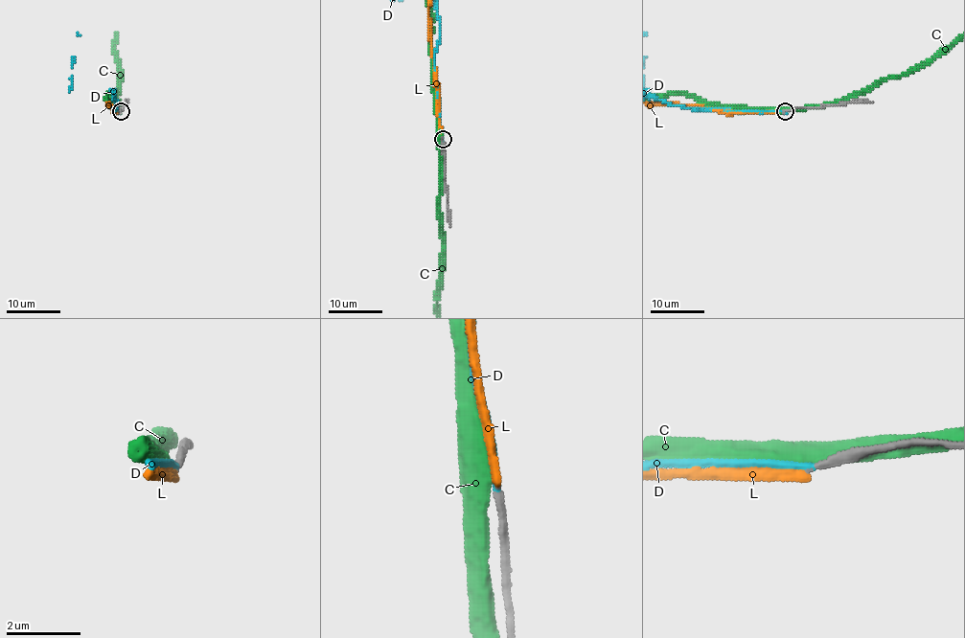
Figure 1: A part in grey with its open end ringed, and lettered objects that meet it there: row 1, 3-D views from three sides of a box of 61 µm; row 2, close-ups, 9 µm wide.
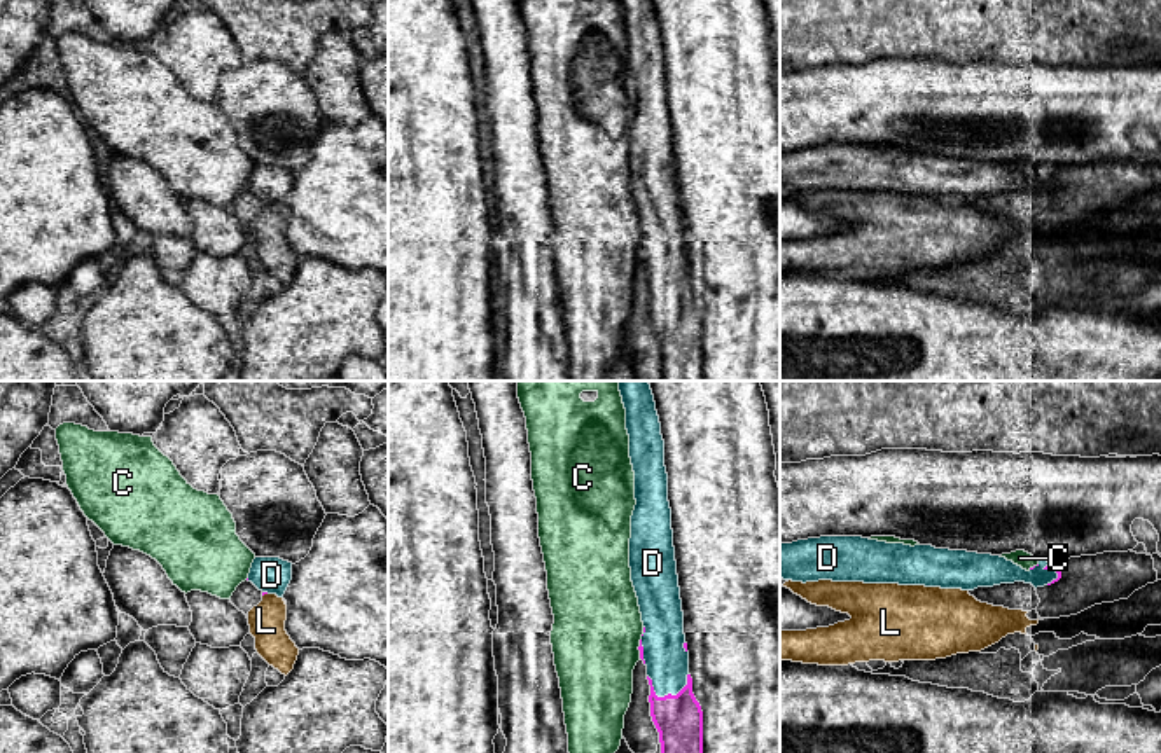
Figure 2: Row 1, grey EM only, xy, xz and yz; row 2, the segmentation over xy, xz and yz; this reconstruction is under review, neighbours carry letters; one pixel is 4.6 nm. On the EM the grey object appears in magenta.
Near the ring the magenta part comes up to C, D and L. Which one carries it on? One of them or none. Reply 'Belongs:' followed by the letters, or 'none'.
Belongs: D

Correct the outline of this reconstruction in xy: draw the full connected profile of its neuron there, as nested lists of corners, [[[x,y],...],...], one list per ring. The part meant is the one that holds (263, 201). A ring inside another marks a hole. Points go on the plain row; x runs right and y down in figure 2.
[[[255,166],[248,182],[252,190],[264,203],[283,206],[292,189],[292,171],[280,166]]]

